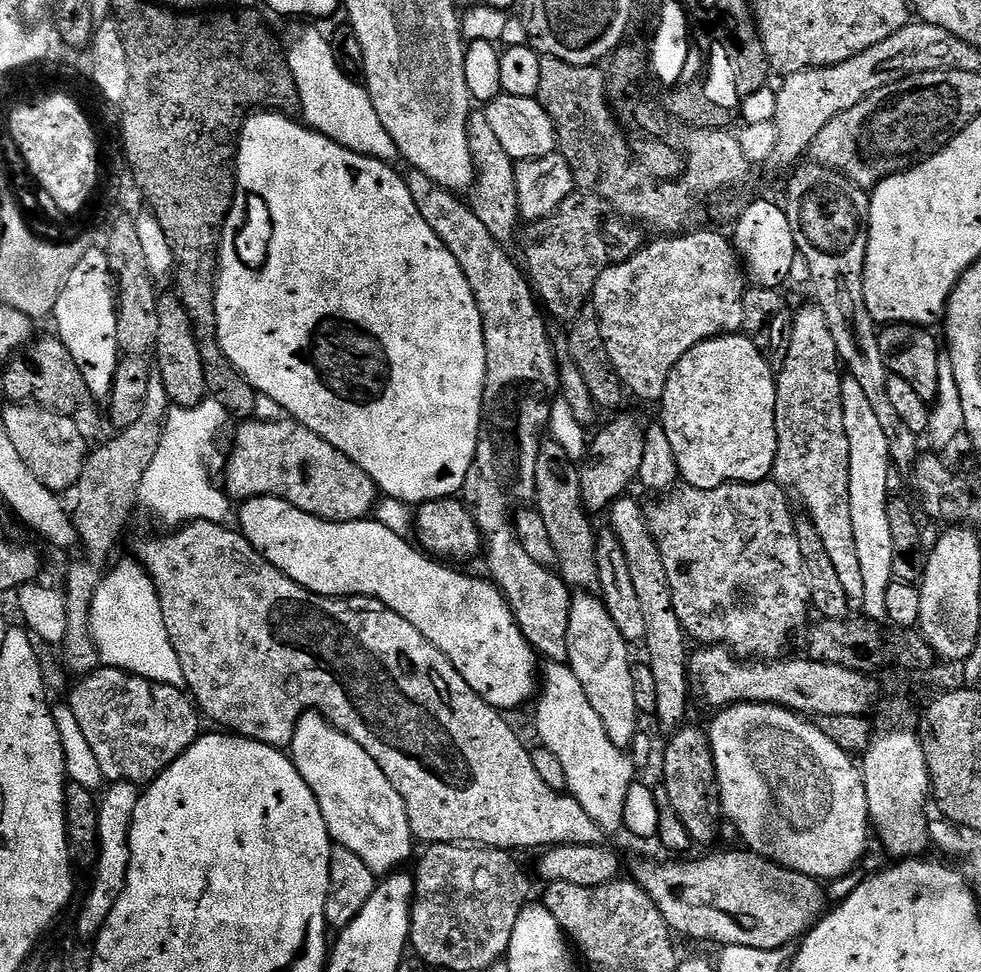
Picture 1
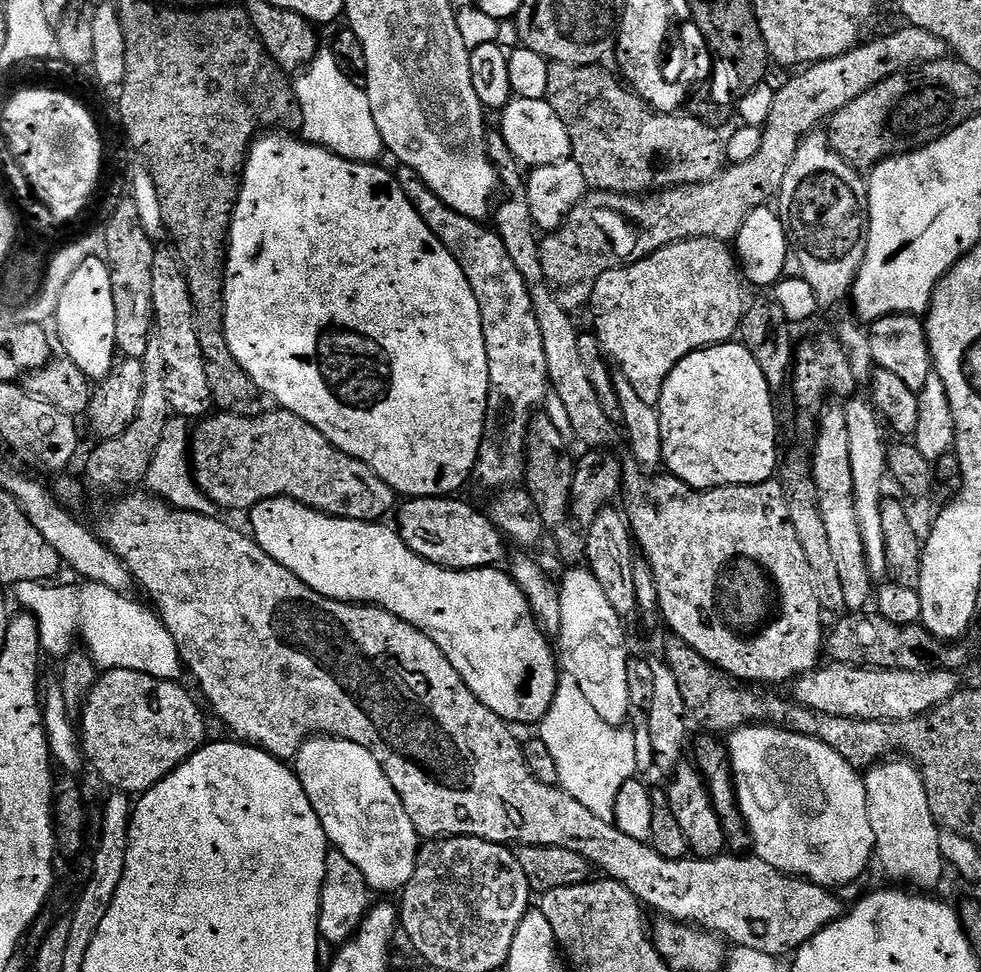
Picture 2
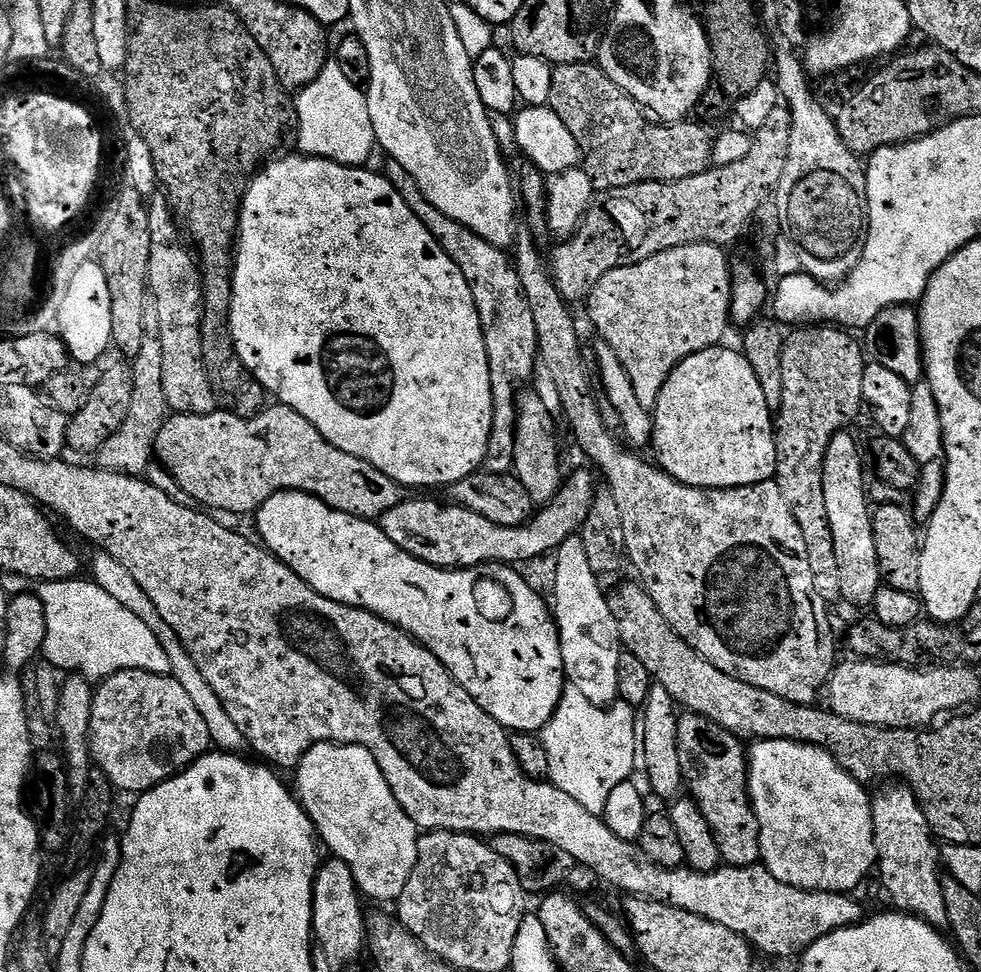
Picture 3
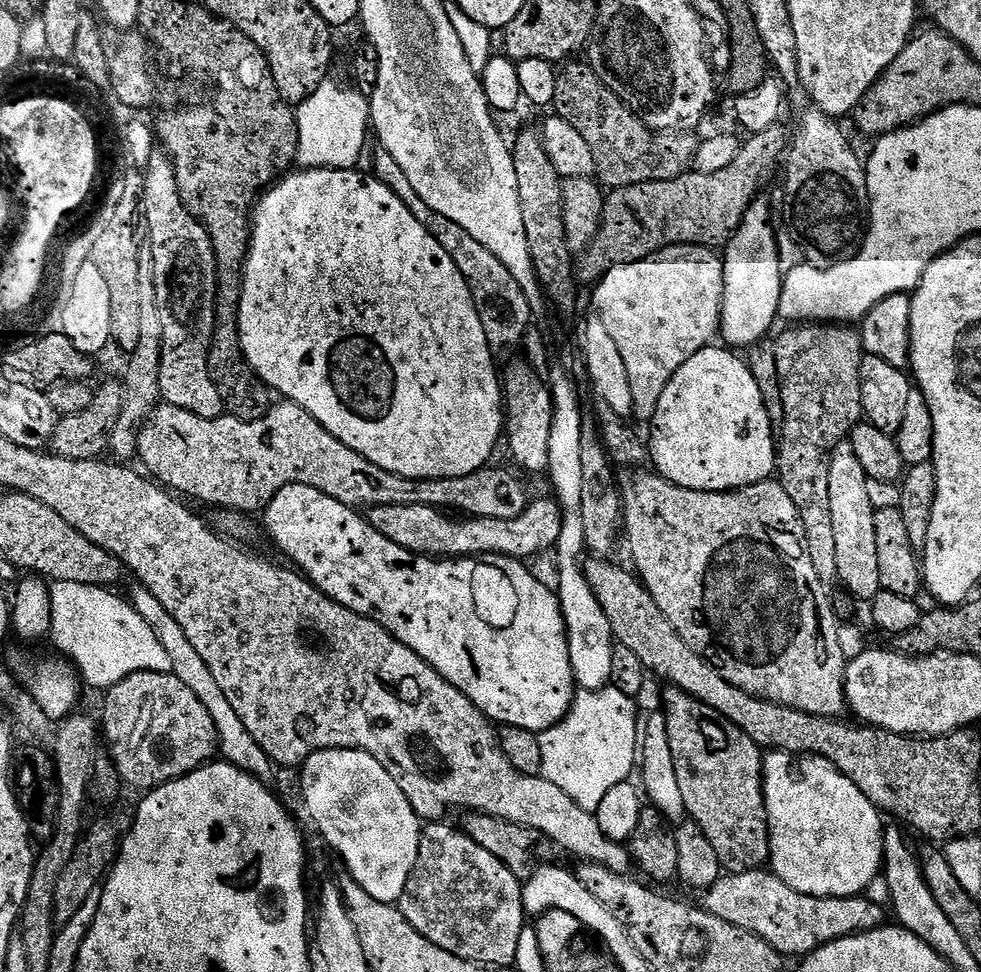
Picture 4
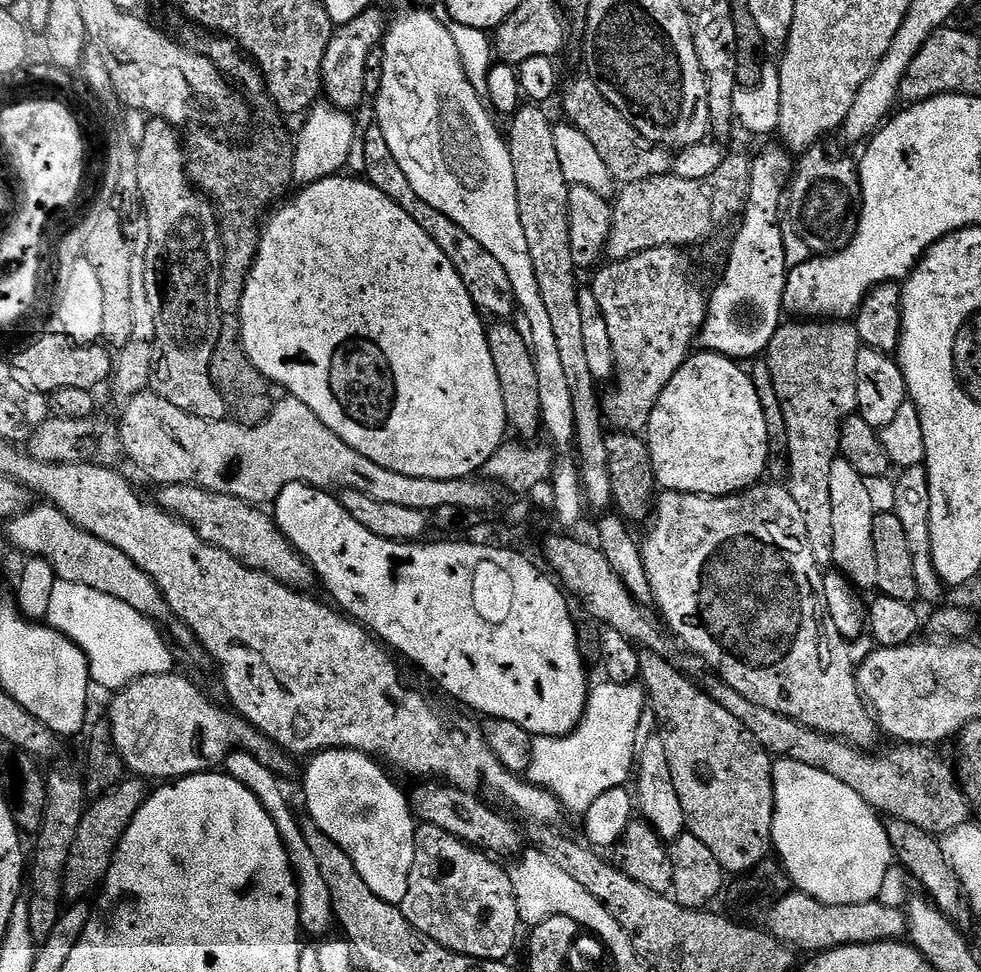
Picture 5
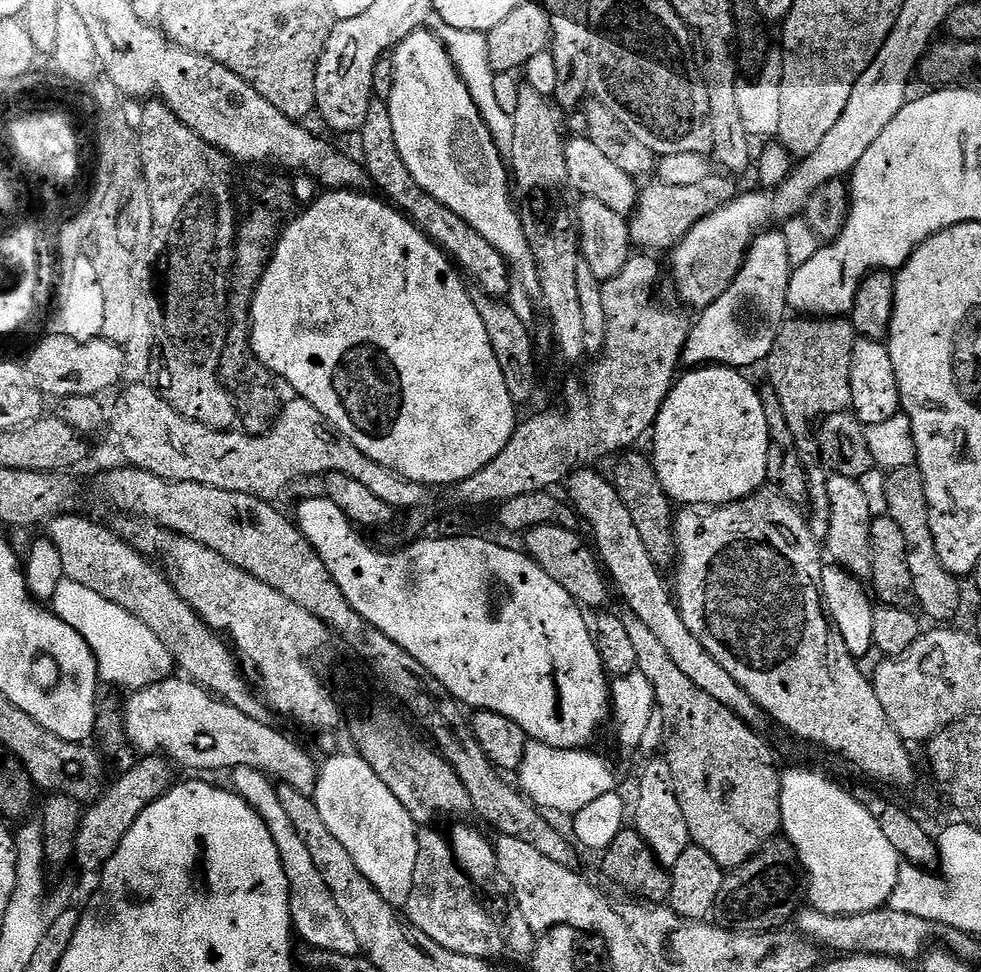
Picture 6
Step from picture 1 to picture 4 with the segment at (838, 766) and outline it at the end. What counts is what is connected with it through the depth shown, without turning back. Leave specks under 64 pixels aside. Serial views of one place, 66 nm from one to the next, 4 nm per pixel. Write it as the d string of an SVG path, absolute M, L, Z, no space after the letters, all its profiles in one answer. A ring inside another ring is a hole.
M769 751L763 757L763 788L765 800L765 812L768 815L768 836L769 836L769 857L771 871L790 890L798 890L798 894L810 894L811 896L833 896L842 898L843 896L858 896L867 893L868 887L881 875L884 866L884 833L882 829L882 813L880 809L874 807L870 798L850 782L834 767L830 762L826 762L821 756L797 756L793 758L788 752Z

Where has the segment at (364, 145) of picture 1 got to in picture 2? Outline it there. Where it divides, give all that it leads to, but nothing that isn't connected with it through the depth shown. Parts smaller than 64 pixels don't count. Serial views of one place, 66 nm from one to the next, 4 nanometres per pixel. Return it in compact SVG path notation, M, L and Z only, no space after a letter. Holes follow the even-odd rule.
M331 50L317 52L307 69L295 77L294 87L302 106L302 136L307 143L317 144L328 152L347 160L357 160L360 164L379 161L379 156L385 155L382 134L378 134L374 114L370 114L367 91L359 83L349 80Z

